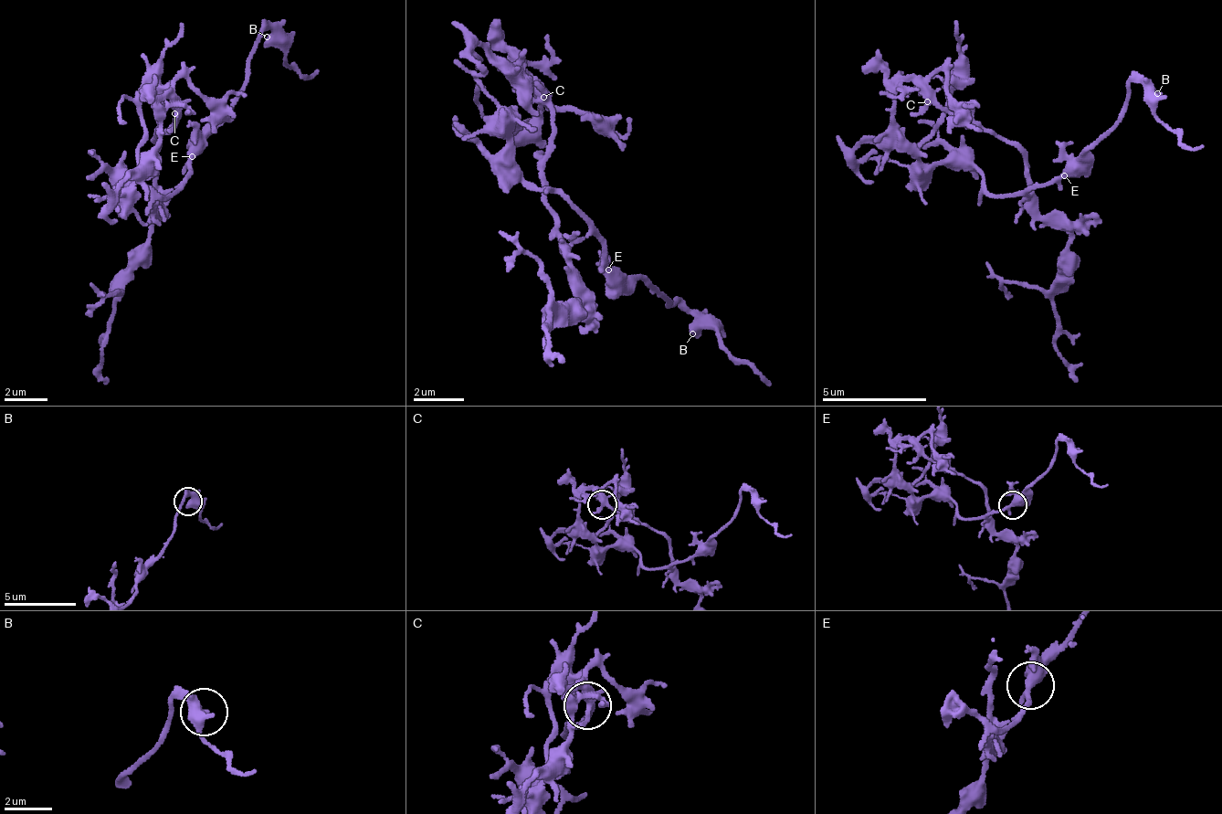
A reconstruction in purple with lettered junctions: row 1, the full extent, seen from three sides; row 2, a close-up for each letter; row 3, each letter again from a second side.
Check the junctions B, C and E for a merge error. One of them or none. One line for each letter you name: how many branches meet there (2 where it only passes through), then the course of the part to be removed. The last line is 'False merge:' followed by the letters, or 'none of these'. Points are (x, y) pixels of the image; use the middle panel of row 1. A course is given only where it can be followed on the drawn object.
False merge: none of these

